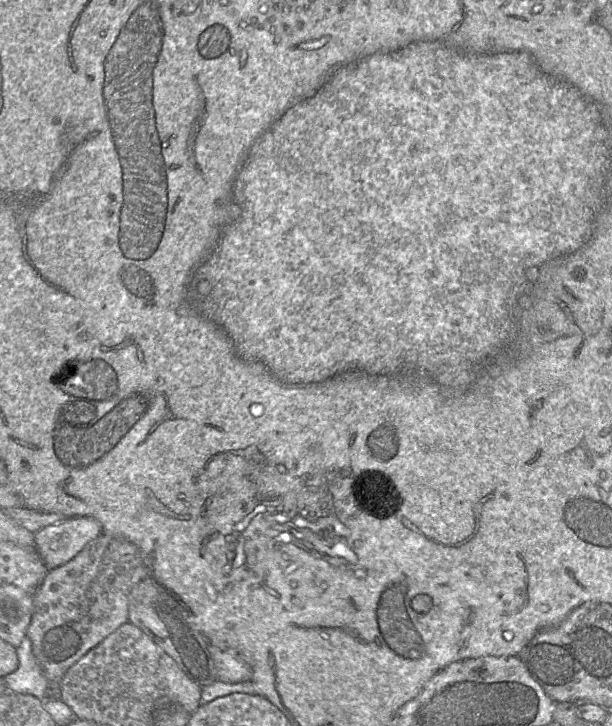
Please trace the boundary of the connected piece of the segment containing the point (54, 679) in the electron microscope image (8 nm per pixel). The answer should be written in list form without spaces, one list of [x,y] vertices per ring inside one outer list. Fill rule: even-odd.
[[[104,533],[89,542],[72,560],[50,569],[34,597],[32,619],[26,634],[32,642],[35,658],[55,689],[49,698],[59,697],[60,682],[72,665],[108,635],[129,622],[129,594],[148,575],[149,570],[142,554],[134,543]]]

